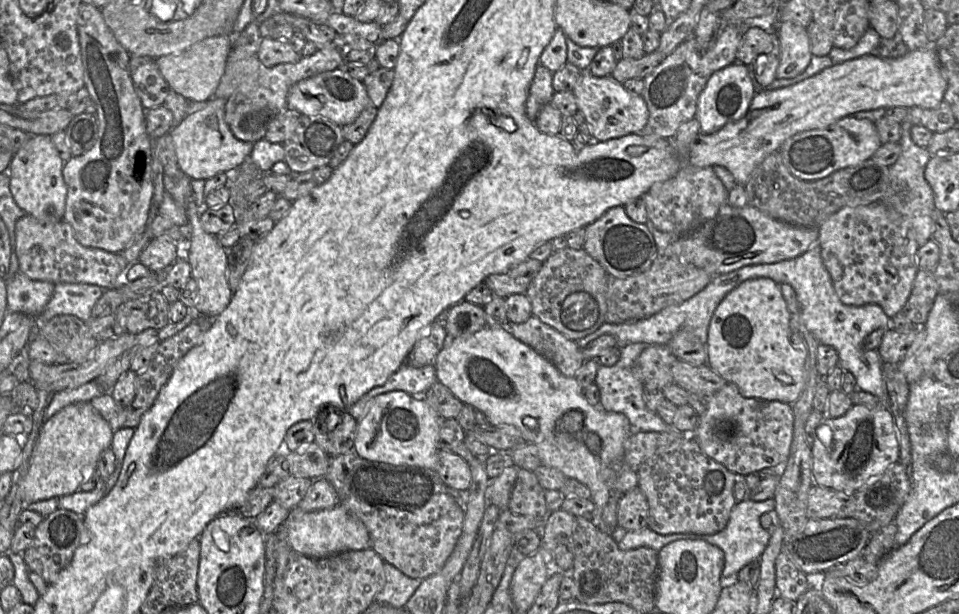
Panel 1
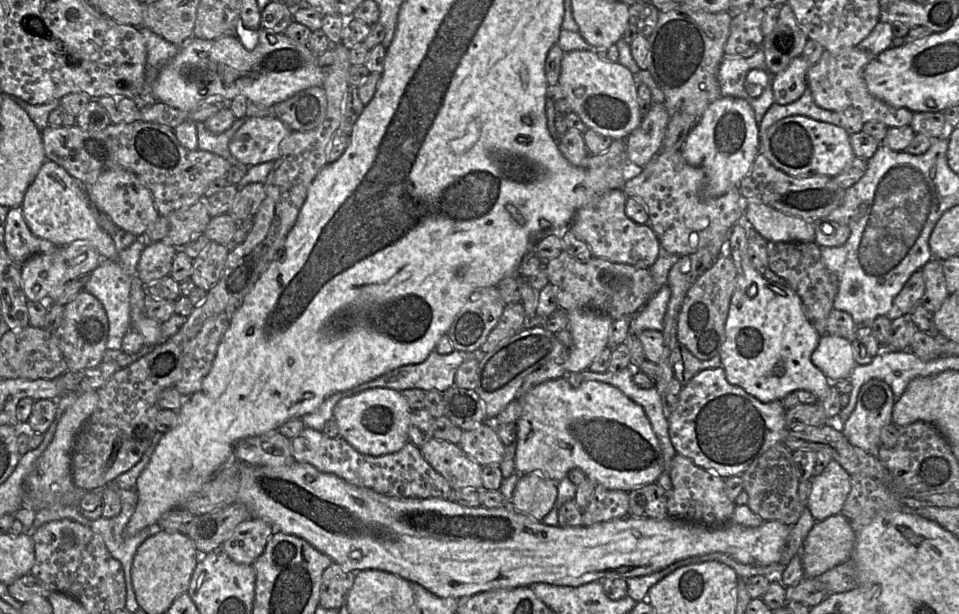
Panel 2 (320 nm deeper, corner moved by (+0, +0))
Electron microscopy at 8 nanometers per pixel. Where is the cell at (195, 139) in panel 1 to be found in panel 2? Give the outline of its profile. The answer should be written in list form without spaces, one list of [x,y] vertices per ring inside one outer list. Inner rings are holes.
[[[274,115],[248,117],[233,135],[229,150],[236,162],[248,166],[275,162],[280,156],[281,142],[291,132]]]

